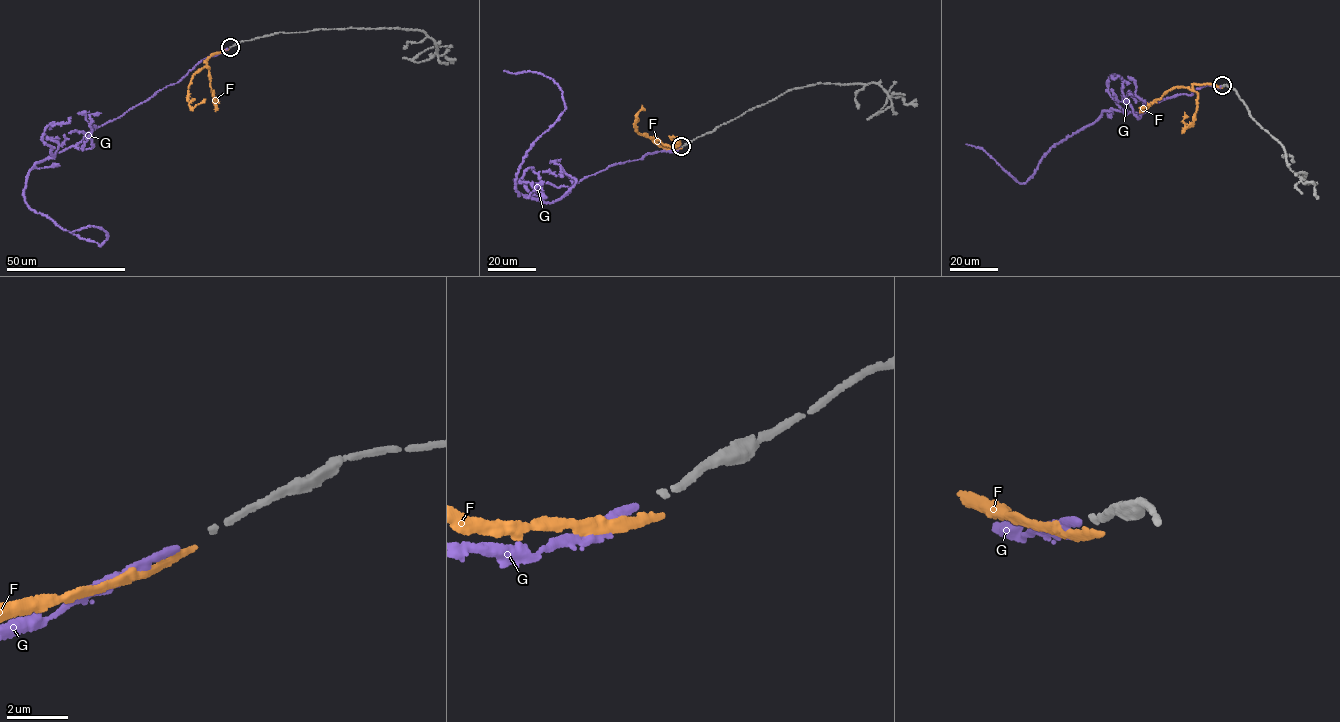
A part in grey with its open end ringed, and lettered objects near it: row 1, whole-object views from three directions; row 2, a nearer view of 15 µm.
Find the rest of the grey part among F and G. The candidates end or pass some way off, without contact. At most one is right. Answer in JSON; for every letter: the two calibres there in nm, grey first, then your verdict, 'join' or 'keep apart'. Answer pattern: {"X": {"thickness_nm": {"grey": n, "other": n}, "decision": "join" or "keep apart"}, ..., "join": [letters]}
{"F": {"thickness_nm": {"grey": 190, "other": 190}, "decision": "keep apart"}, "G": {"thickness_nm": {"grey": 190, "other": 240}, "decision": "join"}, "join": ["G"]}

